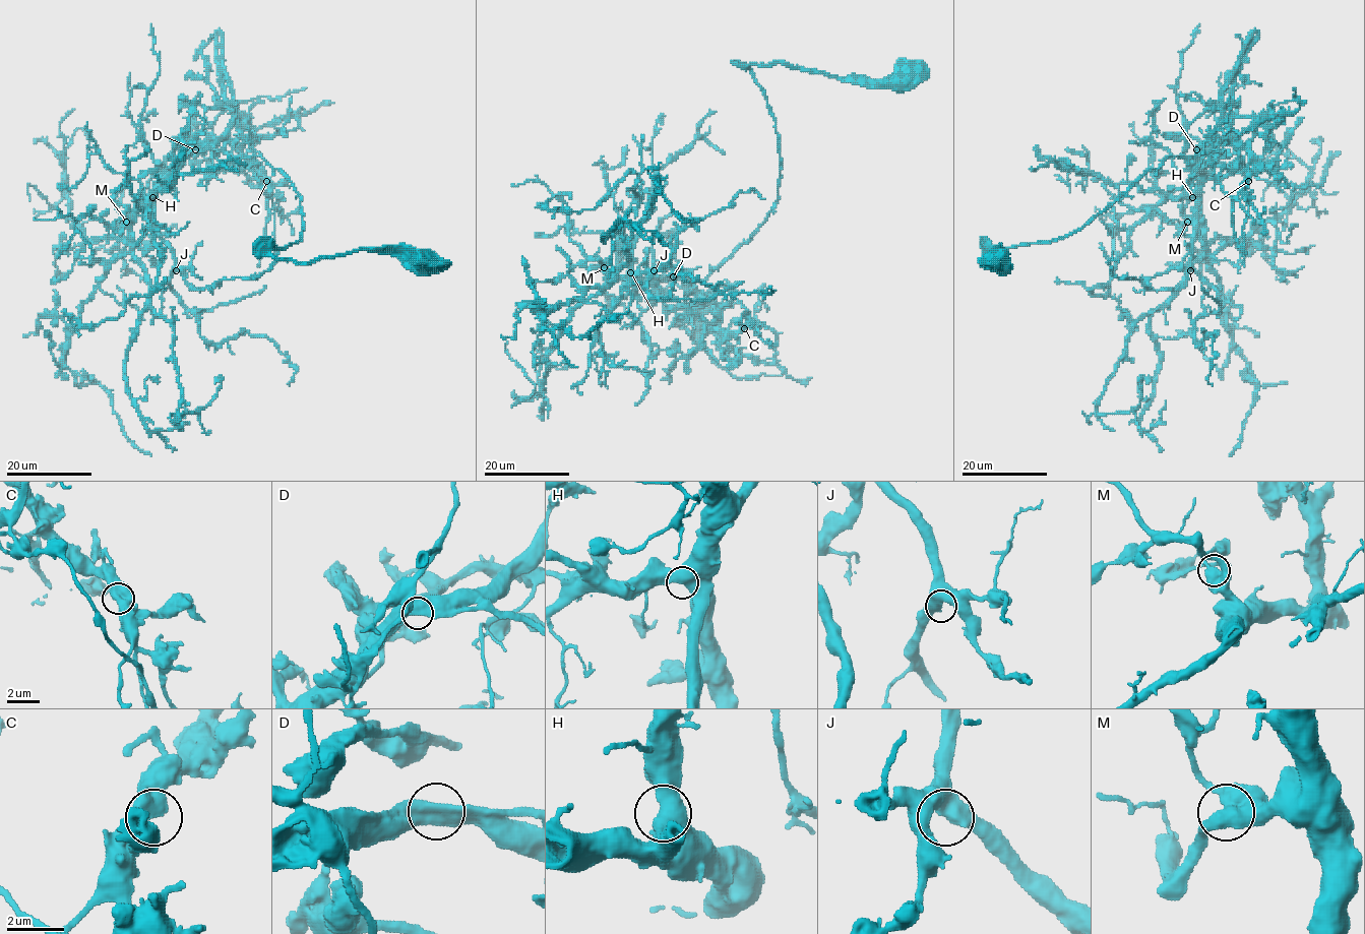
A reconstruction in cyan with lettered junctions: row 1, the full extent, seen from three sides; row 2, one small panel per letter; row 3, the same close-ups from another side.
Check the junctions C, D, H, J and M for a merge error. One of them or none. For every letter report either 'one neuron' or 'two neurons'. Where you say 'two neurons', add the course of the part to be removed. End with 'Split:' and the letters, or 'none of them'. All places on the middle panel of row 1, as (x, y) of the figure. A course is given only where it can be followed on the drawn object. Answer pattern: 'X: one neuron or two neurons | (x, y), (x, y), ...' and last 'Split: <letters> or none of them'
C: one neuron
D: one neuron
H: one neuron
J: one neuron
M: one neuron
Split: none of them

